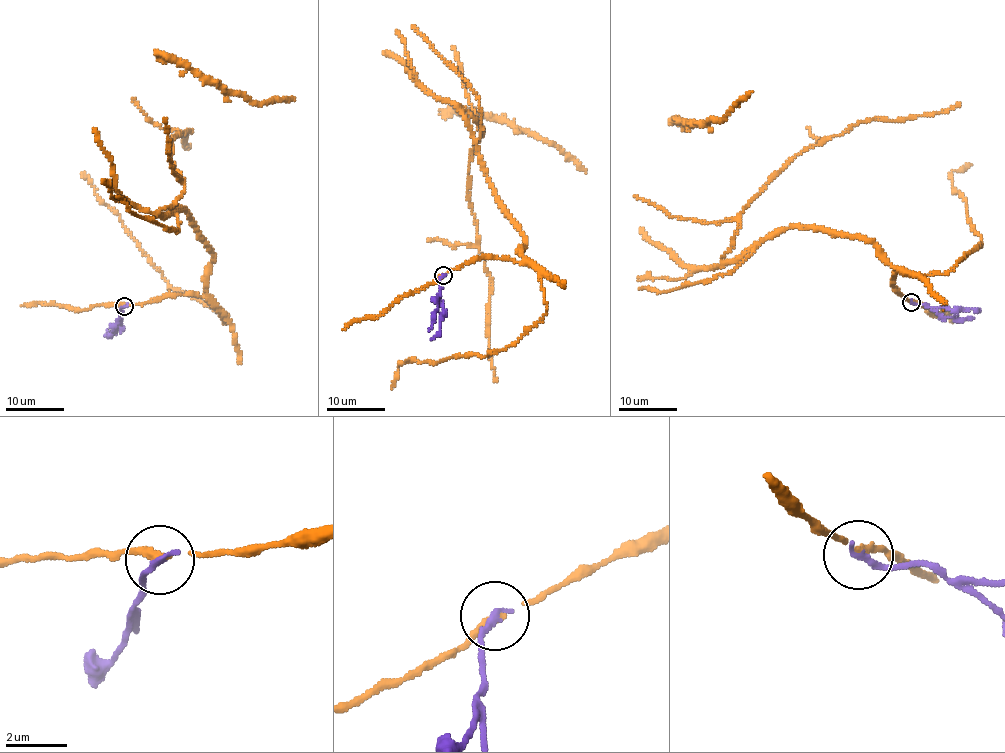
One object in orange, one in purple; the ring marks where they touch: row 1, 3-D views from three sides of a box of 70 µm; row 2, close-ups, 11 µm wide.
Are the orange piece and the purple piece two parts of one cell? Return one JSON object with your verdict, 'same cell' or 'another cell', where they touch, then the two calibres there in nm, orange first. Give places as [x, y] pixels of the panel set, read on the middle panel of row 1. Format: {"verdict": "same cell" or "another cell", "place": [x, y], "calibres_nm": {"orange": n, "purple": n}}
{"verdict": "another cell", "place": [443, 275], "calibres_nm": {"orange": 190, "purple": 220}}

